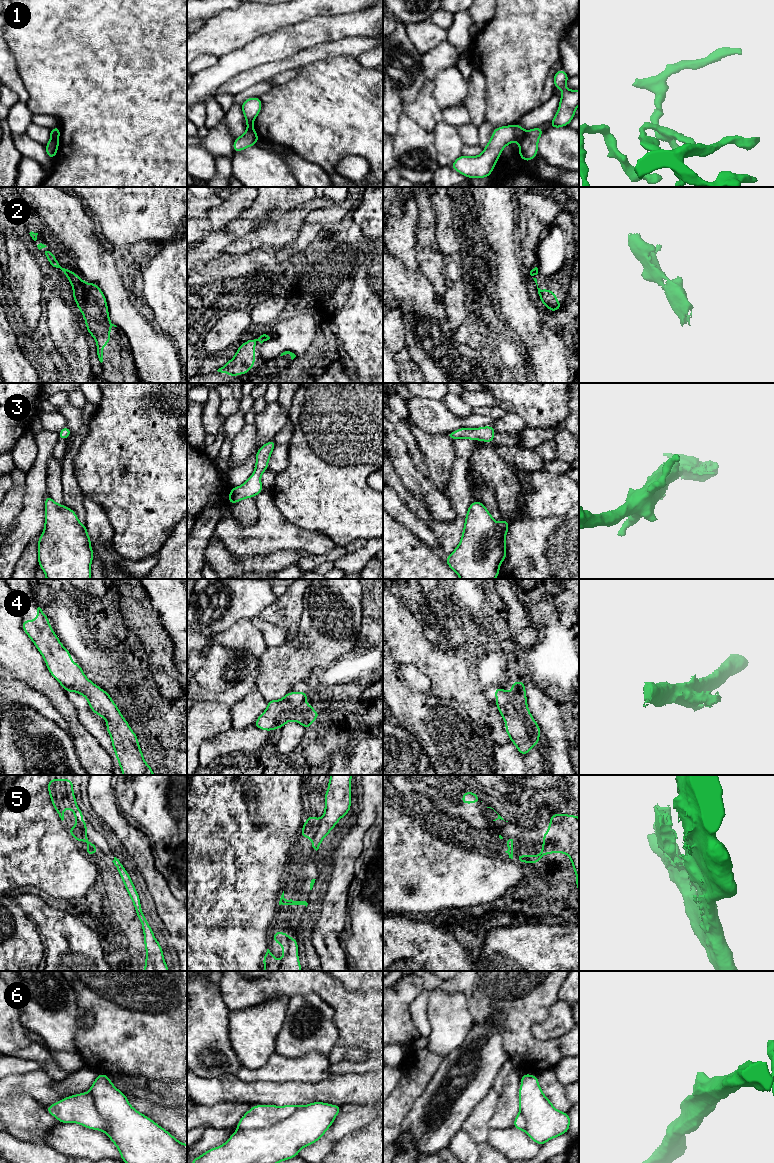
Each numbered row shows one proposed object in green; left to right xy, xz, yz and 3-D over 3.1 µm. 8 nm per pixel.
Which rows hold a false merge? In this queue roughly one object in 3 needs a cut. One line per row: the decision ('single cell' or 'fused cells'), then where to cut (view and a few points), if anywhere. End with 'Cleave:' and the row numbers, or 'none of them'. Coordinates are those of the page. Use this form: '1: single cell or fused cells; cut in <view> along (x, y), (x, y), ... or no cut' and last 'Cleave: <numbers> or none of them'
1: single cell; no cut
2: single cell; no cut
3: single cell; no cut
4: single cell; no cut
5: single cell; no cut
6: single cell; no cut
Cleave: none of them

